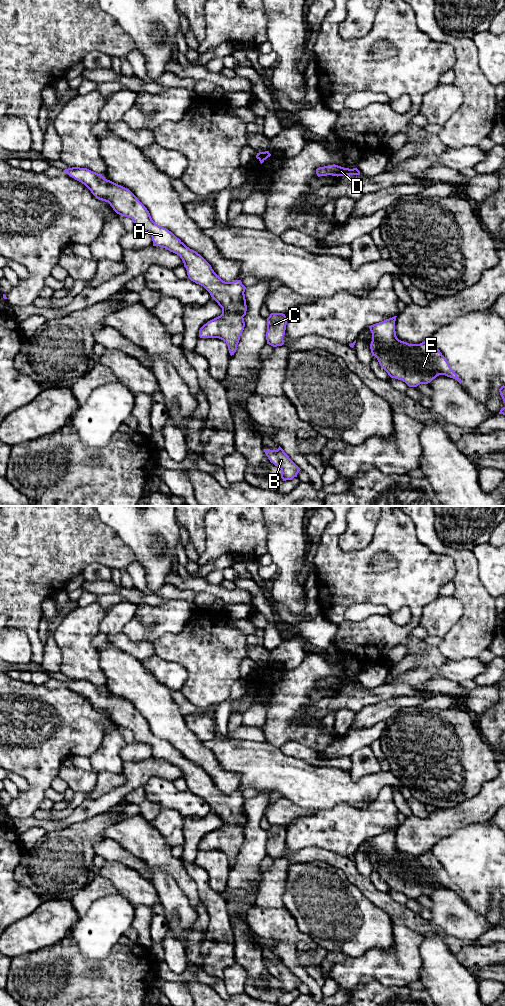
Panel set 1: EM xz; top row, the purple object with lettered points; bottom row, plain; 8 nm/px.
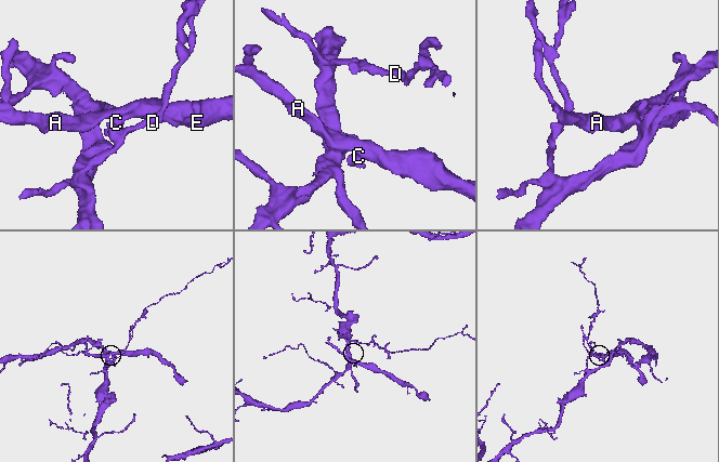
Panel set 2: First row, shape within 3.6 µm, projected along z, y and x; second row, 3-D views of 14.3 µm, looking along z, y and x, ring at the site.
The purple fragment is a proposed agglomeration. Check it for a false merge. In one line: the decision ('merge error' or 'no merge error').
merge error

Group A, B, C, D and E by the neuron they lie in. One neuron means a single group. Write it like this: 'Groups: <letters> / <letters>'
Groups: A C E / B D

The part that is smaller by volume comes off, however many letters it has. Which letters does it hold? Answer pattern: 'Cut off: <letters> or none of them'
Cut off: A, C, E

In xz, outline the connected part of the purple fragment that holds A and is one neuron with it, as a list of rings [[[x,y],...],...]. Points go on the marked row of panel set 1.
[[[72,167],[64,171],[84,184],[97,199],[108,202],[117,214],[131,218],[135,229],[149,233],[153,246],[163,247],[177,254],[184,263],[188,278],[210,293],[222,308],[222,314],[246,315],[246,287],[241,280],[223,281],[200,254],[187,247],[171,231],[156,224],[147,208],[129,189],[87,168]]]

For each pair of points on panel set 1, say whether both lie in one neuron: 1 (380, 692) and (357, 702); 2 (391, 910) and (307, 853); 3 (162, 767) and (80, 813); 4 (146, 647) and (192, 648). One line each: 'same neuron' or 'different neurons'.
1: same neuron
2: same neuron
3: same neuron
4: different neurons

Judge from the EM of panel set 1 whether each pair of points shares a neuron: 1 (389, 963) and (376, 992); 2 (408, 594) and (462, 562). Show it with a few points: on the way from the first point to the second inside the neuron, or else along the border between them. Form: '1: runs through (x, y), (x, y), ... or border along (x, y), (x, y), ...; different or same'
1: border along (402, 985), (384, 986), (370, 981), (356, 987); different
2: border along (435, 553), (453, 559), (453, 581); different

